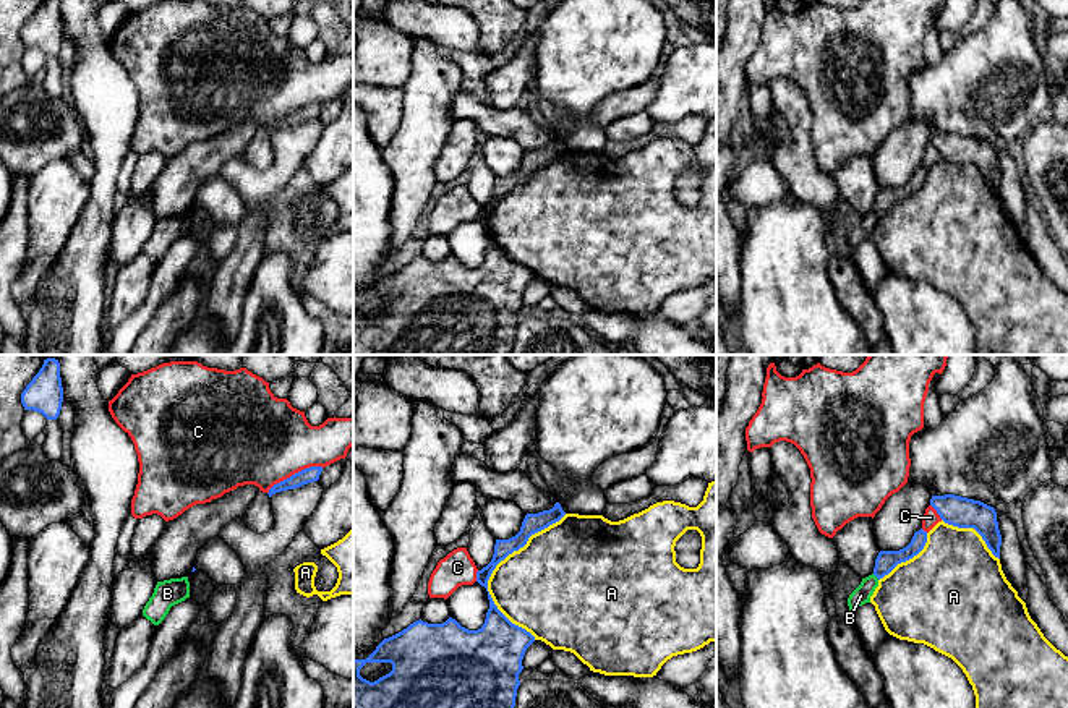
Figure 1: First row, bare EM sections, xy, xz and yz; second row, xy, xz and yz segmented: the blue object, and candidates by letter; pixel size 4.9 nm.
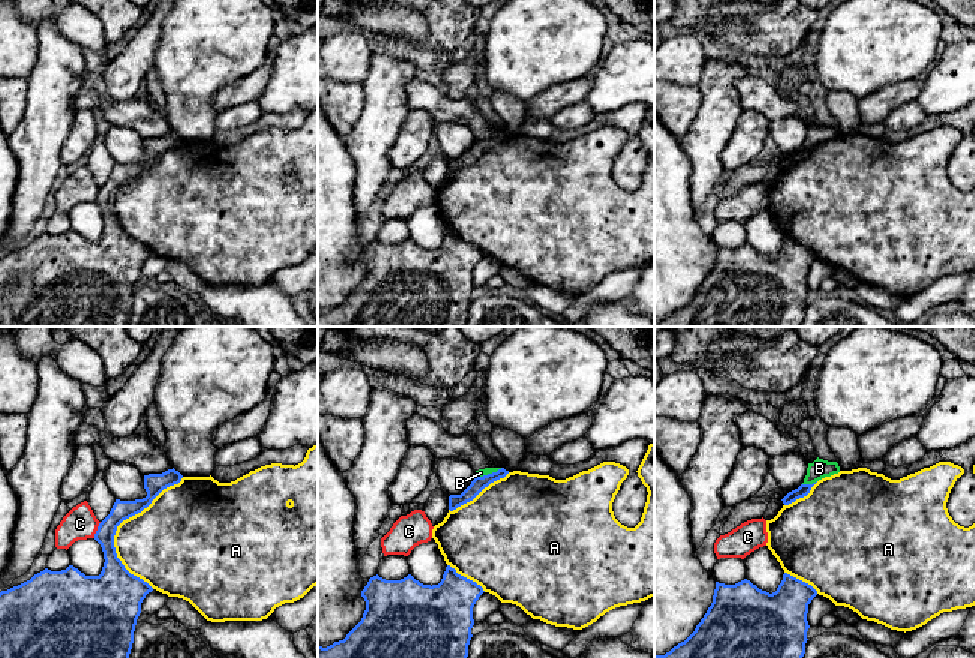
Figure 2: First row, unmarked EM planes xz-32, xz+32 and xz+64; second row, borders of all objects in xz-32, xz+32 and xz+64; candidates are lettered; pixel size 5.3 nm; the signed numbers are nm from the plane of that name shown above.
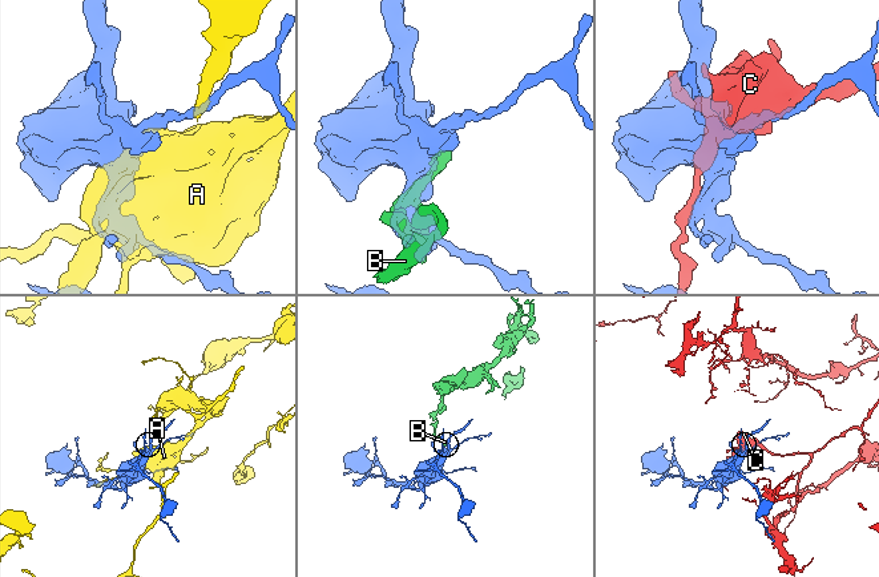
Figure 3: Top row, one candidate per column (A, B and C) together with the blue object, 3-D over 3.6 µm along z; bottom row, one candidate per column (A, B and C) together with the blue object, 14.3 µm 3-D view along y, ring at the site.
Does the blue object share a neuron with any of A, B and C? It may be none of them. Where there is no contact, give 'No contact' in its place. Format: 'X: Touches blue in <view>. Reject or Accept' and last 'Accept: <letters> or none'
A: Touches blue in xz. Reject
B: Touches blue in yz. Reject
C: Touches blue in xy. Reject
Accept: none

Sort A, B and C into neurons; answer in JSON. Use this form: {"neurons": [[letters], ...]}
{"neurons": [["A"], ["B"], ["C"]]}

